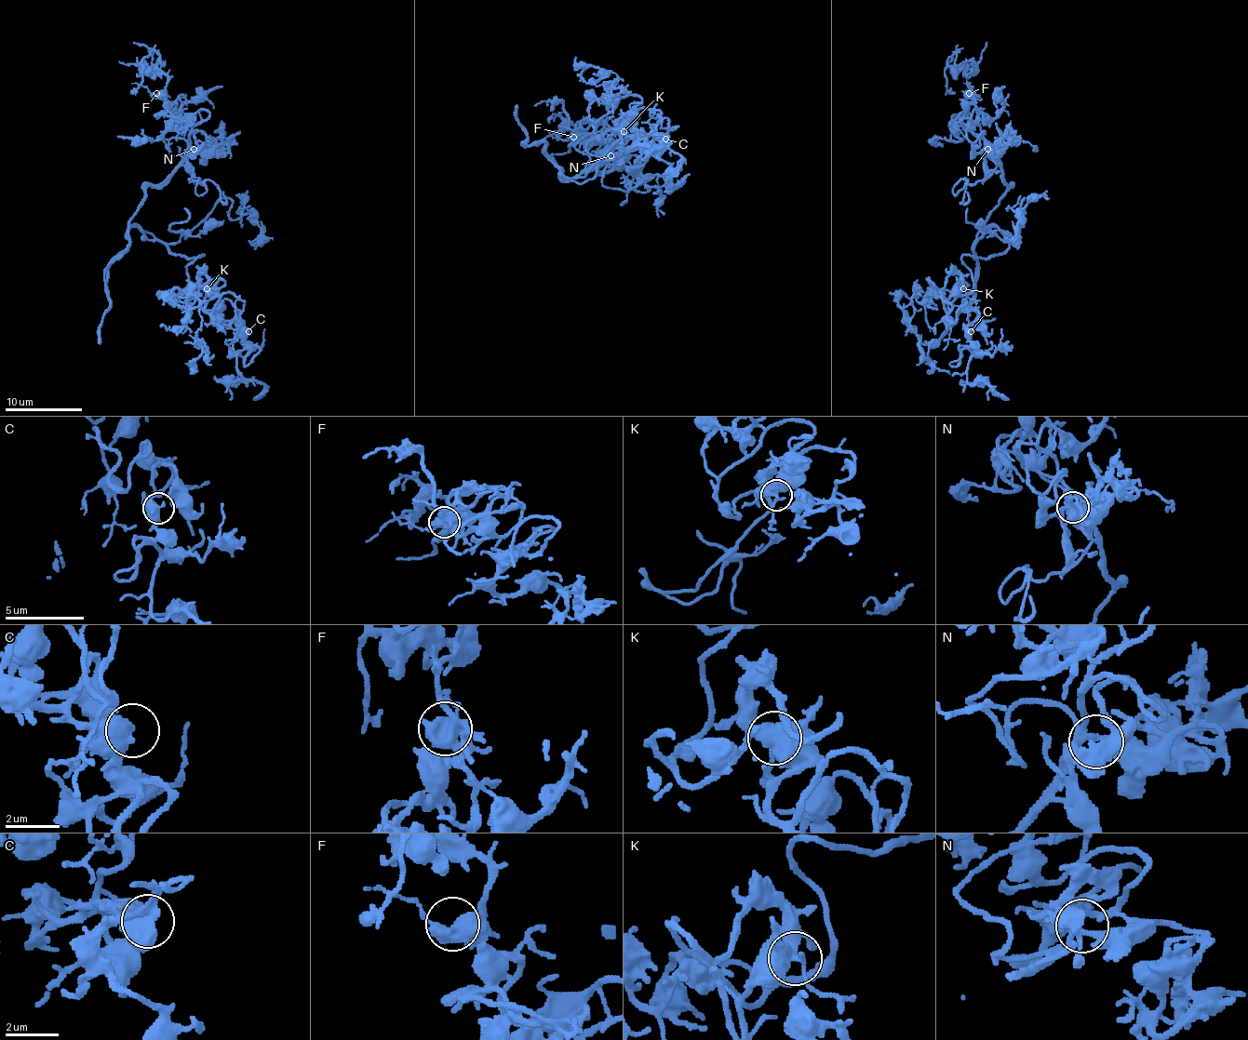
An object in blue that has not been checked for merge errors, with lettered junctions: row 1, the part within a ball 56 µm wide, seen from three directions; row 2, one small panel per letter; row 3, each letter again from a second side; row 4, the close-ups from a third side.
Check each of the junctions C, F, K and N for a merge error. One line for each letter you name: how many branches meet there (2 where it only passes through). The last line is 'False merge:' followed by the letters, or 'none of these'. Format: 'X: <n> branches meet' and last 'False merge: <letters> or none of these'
False merge: none of these

